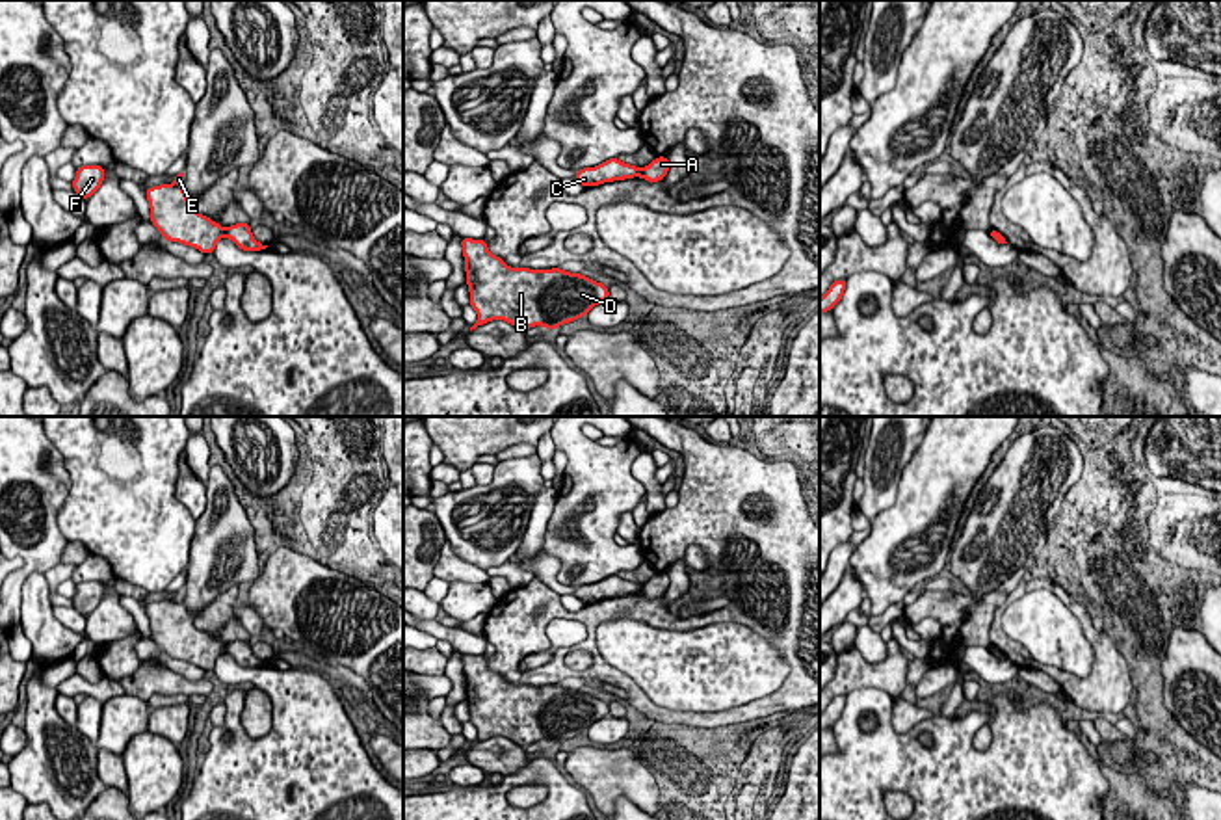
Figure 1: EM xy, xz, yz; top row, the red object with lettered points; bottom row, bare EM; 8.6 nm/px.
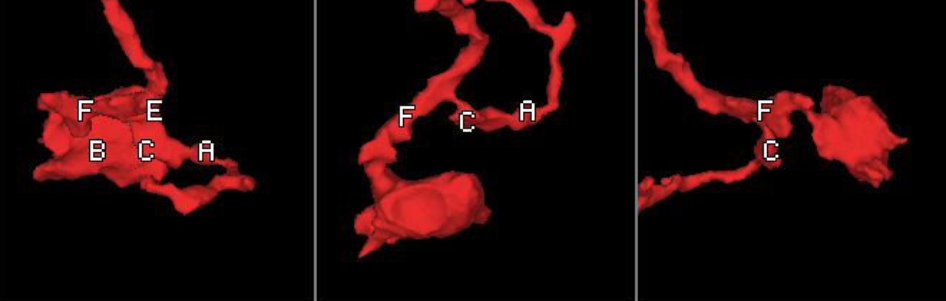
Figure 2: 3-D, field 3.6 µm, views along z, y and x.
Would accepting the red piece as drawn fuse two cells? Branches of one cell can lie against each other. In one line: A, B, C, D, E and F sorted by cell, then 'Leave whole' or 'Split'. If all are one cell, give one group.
Groups: A / B C D E F. Split

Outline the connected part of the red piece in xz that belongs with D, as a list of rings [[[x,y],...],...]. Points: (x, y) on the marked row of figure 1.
[[[461,238],[470,307],[478,312],[476,329],[492,320],[505,320],[524,331],[535,325],[556,329],[585,316],[595,305],[610,298],[606,284],[585,275],[552,270],[511,268],[487,249],[487,240]]]

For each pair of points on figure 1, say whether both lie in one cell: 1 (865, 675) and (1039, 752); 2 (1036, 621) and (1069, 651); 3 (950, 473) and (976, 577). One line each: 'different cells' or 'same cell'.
1: different cells
2: same cell
3: different cells

